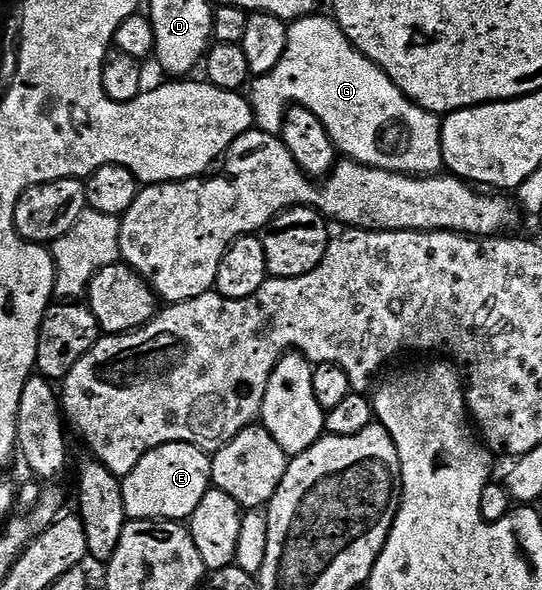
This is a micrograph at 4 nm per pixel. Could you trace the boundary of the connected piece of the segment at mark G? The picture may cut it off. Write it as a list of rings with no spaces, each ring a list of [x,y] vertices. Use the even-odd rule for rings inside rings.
[[[319,17],[297,18],[290,23],[287,28],[287,47],[277,66],[267,74],[258,75],[250,83],[249,101],[254,125],[267,134],[282,135],[283,113],[287,110],[288,105],[303,106],[309,112],[313,112],[313,116],[317,116],[317,120],[326,130],[331,141],[335,143],[336,151],[344,159],[360,162],[363,166],[370,166],[377,170],[394,170],[400,174],[412,176],[438,175],[444,169],[443,153],[441,152],[440,115],[430,114],[428,110],[422,110],[420,106],[410,102],[389,80],[387,73],[379,66],[373,65],[343,35],[343,30],[334,17]],[[390,122],[400,122],[407,129],[408,136],[411,137],[407,142],[407,147],[404,150],[397,151],[396,154],[390,154],[389,151],[383,150],[382,144],[379,143],[379,137],[382,136],[383,129]]]

